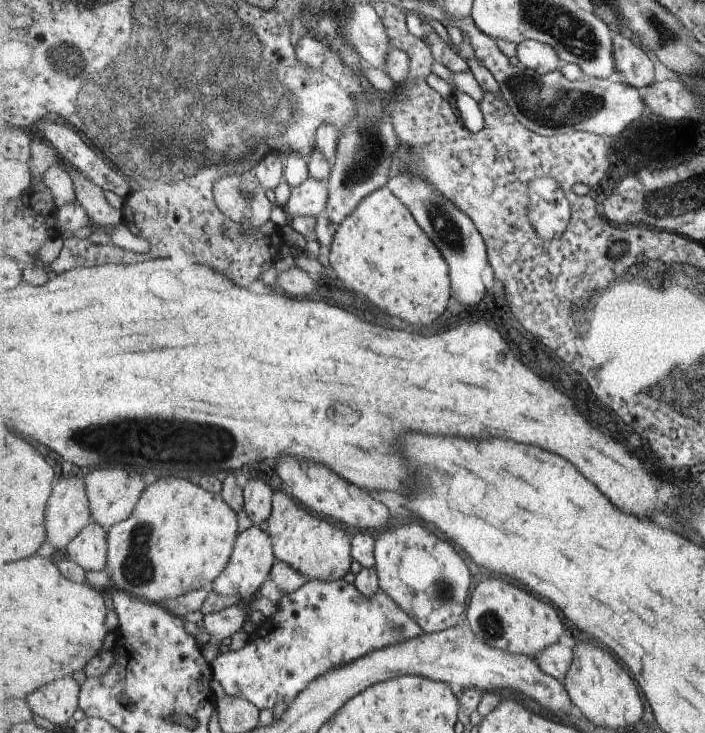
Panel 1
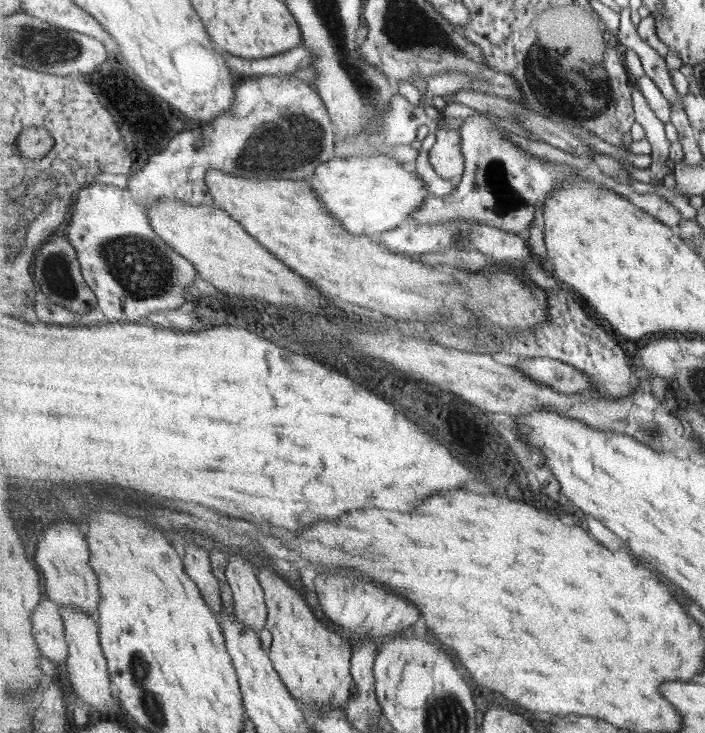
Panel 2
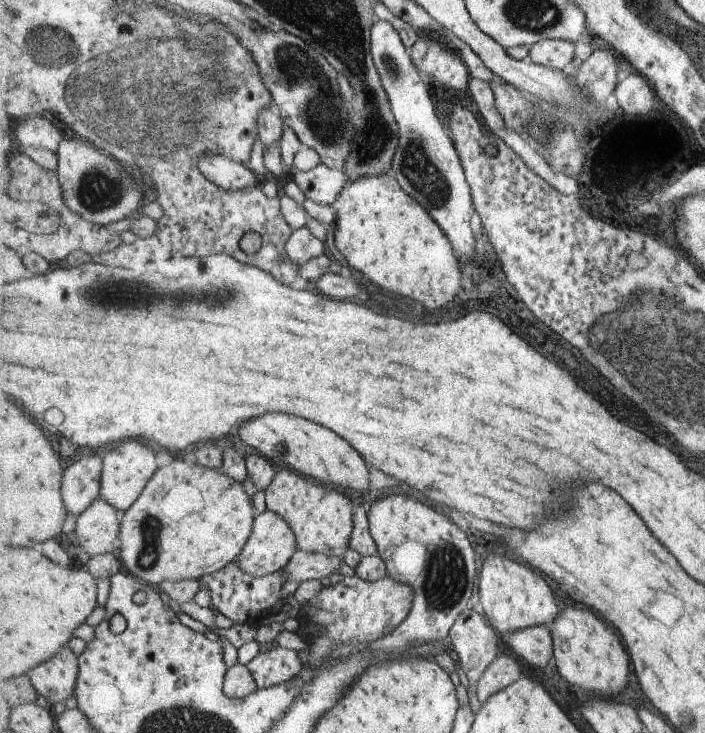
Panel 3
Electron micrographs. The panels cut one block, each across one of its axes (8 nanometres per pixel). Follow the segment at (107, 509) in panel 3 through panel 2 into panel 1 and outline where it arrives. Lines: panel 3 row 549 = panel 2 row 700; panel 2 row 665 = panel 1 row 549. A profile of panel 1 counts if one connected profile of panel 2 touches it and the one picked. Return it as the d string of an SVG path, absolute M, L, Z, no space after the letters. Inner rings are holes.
M92 521L74 538L68 548L68 557L89 570L107 570L108 533L101 524Z

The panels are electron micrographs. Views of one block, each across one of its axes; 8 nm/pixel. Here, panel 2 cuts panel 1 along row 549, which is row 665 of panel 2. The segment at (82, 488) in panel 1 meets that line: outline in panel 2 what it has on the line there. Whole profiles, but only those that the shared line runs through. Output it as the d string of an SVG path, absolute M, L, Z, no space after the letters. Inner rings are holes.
M48 597L43 598L39 610L35 610L35 638L45 657L55 666L67 664L70 658L63 618L59 606Z

